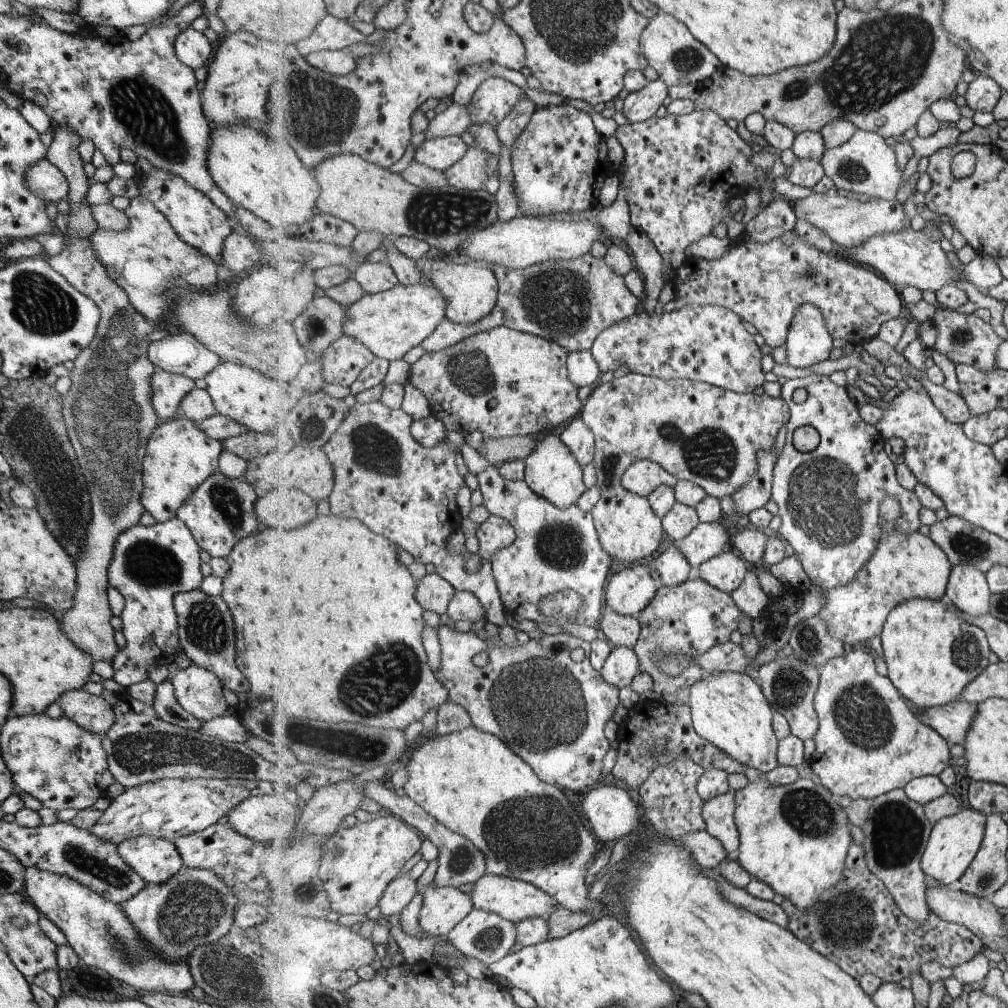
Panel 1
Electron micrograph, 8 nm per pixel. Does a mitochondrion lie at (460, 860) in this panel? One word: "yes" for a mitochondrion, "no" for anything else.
yes

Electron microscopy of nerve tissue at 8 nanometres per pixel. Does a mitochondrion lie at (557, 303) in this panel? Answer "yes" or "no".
yes

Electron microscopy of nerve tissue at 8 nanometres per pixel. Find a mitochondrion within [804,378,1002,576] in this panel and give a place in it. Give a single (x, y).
(967, 546)

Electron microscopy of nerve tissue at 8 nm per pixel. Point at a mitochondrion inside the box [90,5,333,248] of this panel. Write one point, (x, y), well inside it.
(148, 118)

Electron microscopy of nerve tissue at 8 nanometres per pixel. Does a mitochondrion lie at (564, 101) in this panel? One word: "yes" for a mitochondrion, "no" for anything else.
no

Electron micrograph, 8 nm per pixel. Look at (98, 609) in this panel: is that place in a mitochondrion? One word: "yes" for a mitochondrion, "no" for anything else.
no

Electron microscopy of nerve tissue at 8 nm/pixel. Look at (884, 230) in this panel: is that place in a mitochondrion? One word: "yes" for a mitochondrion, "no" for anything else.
no

